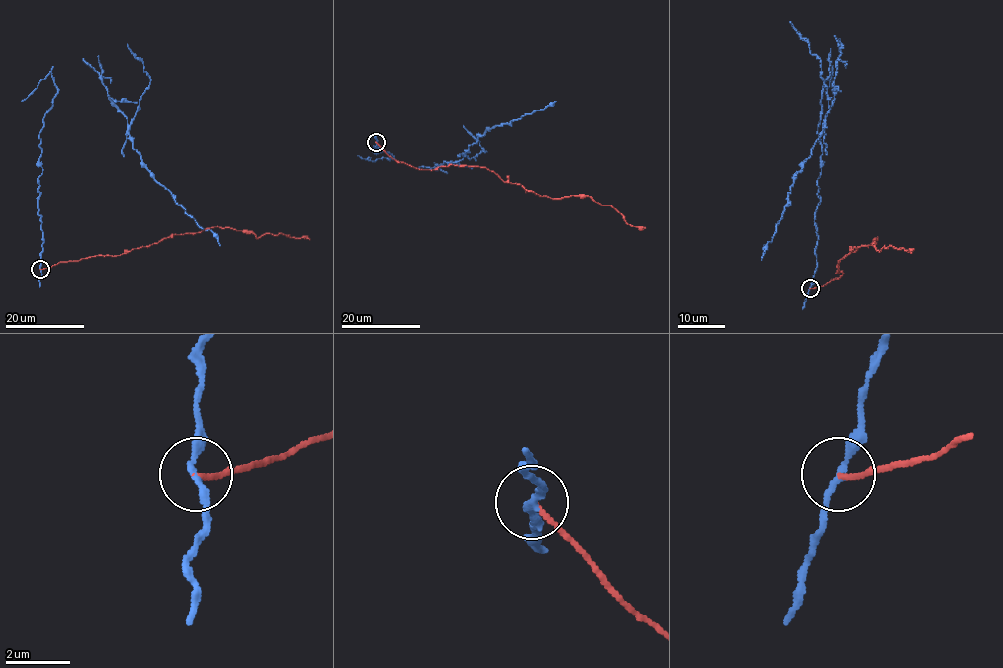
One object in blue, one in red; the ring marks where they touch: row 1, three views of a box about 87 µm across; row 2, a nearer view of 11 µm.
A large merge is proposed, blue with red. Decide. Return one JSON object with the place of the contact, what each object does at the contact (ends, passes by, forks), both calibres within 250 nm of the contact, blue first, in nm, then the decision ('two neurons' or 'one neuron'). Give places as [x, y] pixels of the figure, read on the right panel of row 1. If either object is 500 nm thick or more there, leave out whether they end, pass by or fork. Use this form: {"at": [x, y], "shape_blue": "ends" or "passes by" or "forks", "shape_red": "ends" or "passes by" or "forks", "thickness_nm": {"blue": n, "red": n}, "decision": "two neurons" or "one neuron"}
{"at": [810, 288], "shape_blue": "passes by", "shape_red": "ends", "thickness_nm": {"blue": 180, "red": 100}, "decision": "two neurons"}

